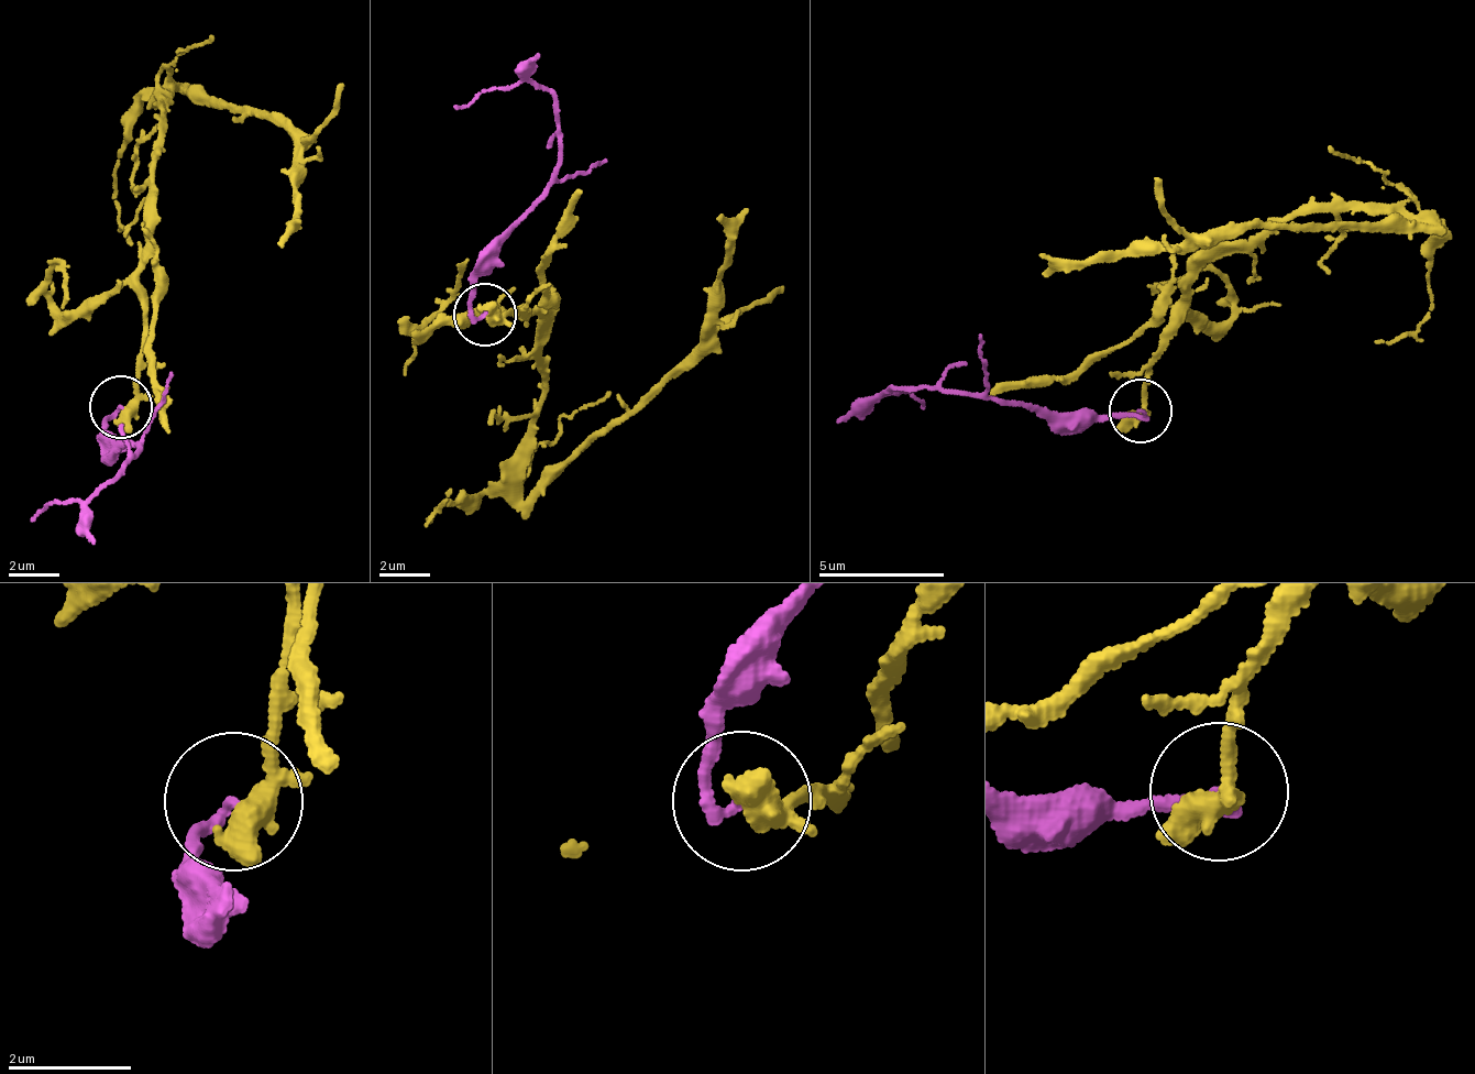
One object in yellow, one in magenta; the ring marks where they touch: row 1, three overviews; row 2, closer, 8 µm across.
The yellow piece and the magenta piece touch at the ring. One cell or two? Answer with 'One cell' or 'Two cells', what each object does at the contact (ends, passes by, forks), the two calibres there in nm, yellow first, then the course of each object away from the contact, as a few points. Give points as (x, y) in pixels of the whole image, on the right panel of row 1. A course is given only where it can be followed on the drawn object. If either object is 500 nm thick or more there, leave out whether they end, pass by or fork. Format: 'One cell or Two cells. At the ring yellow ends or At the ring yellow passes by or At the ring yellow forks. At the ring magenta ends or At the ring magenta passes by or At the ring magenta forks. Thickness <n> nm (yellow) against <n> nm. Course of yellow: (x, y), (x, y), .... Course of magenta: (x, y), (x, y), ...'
Two cells. Thickness 550 nm (yellow) against 170 nm. Course of yellow: (1141, 409), (1181, 289), (1219, 256), (1251, 252), (1313, 210), (1419, 223), (1143, 240), (1088, 266), (1039, 273). Course of magenta: (1141, 409), (1138, 416), (1103, 412), (1046, 417), (965, 393), (899, 385), (884, 394), (900, 390), (921, 408)

